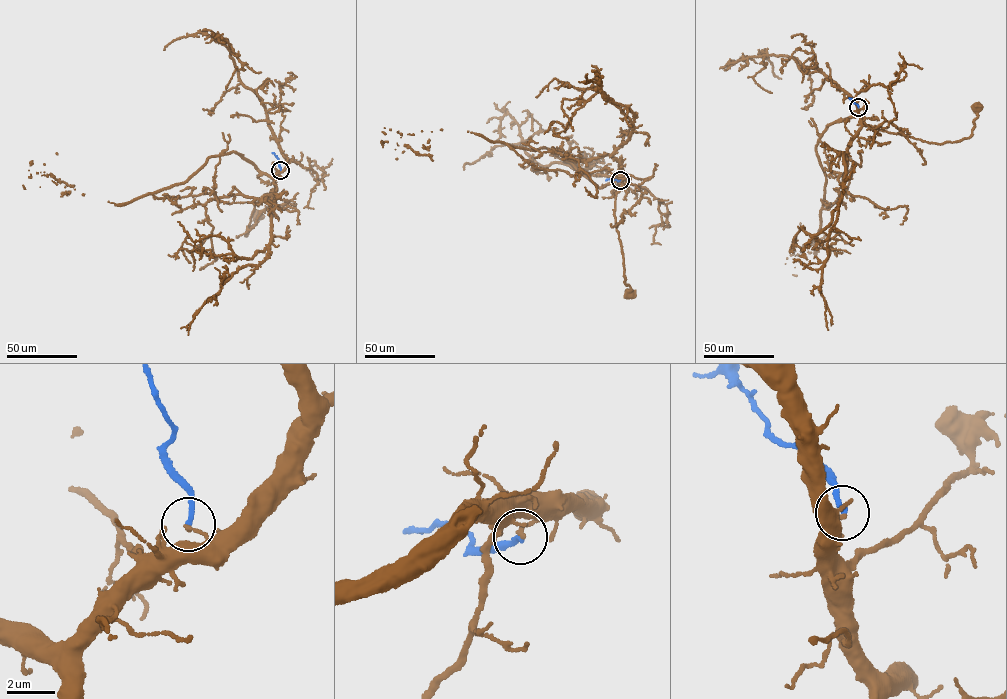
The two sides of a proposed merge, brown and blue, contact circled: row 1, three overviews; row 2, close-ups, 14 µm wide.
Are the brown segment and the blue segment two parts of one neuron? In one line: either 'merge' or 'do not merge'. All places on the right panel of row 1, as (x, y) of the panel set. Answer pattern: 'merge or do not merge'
do not merge

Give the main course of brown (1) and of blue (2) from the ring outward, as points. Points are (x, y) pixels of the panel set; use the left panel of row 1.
1: (280, 170), (274, 177), (275, 188), (254, 207), (245, 236), (258, 214)
2: (280, 170), (272, 152)

